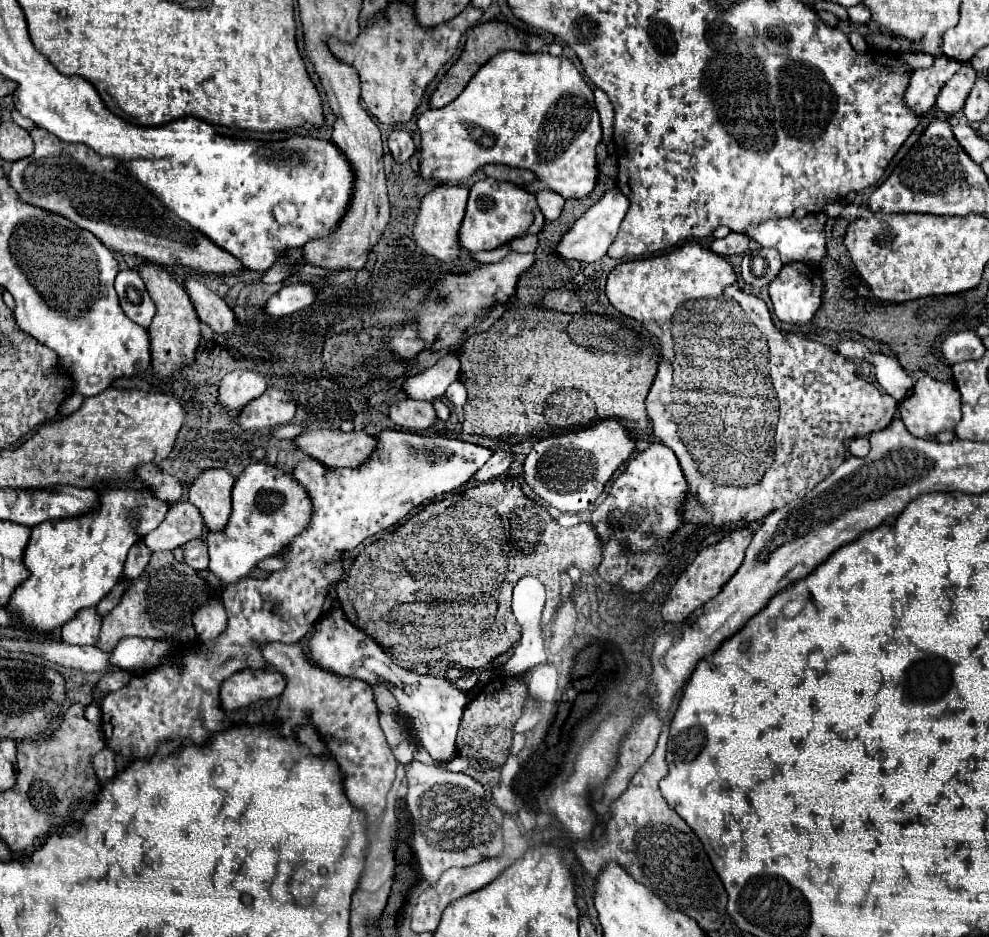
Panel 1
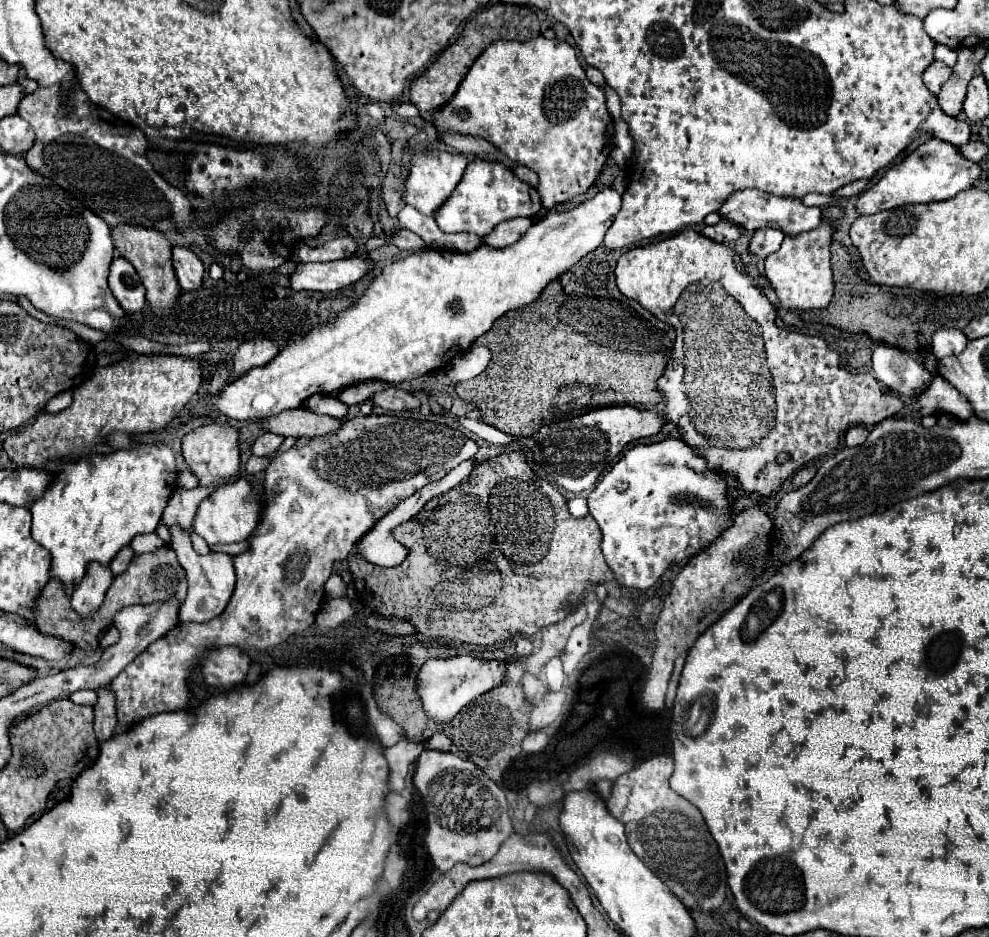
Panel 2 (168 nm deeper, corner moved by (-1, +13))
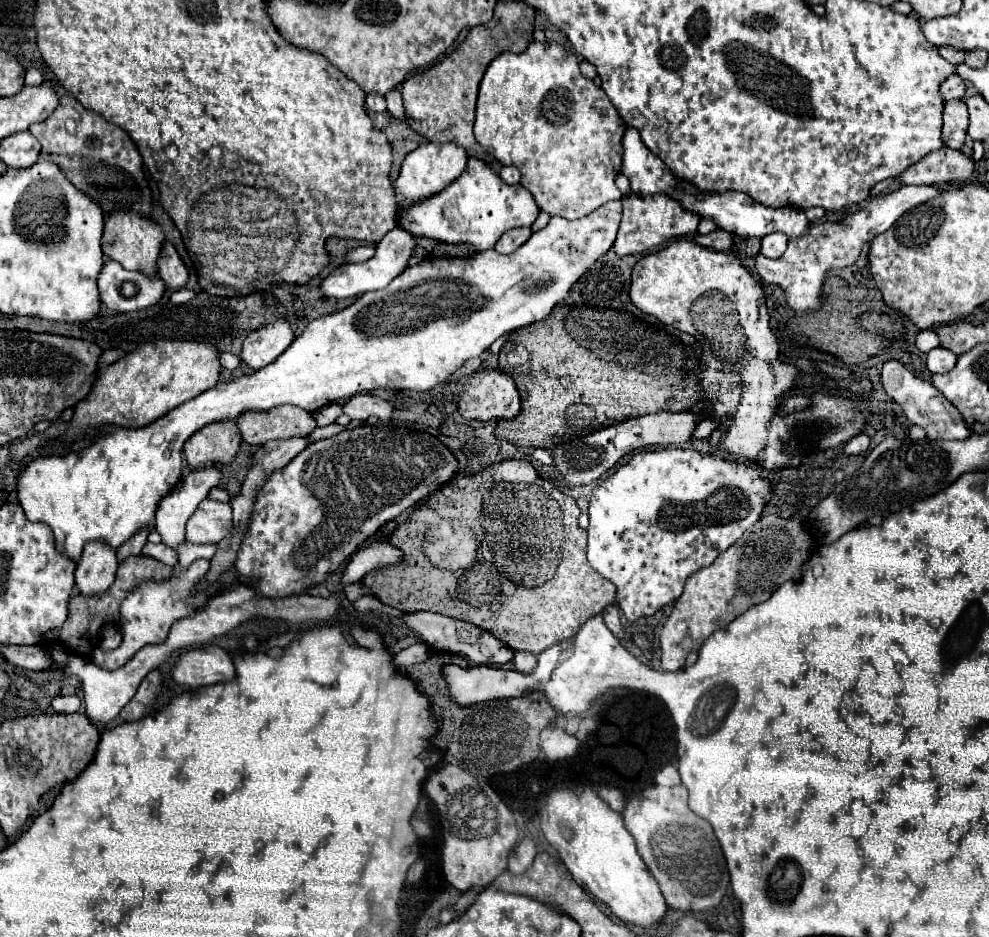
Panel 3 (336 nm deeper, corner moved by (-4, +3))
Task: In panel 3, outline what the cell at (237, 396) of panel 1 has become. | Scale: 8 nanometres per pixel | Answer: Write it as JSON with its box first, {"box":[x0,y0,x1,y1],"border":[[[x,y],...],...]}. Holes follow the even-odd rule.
{"box":[242,321,294,371],"border":[[[274,321],[256,331],[252,331],[242,347],[242,361],[252,369],[258,371],[272,363],[278,355],[282,355],[288,345],[294,341],[294,331],[288,321]]]}

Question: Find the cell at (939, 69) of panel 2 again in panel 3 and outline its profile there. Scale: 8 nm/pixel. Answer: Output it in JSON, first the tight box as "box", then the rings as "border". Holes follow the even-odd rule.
{"box":[940,75,966,101],"border":[[[950,75],[950,79],[946,79],[942,85],[940,85],[940,93],[946,101],[952,101],[952,99],[962,99],[964,93],[966,93],[966,81],[958,75]]]}

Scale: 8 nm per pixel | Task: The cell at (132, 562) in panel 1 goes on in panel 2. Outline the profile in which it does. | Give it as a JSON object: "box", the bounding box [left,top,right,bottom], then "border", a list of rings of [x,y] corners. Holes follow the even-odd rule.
{"box":[129,533,163,555],"border":[[[149,533],[149,535],[137,535],[137,537],[133,537],[129,547],[133,549],[135,555],[143,555],[143,553],[157,551],[161,545],[163,545],[161,537],[157,533]]]}

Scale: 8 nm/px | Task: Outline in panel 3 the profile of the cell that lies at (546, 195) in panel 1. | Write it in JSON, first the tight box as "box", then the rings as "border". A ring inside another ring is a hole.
{"box":[500,167,520,185],"border":[[[502,167],[500,177],[502,177],[502,181],[508,183],[508,185],[518,185],[518,183],[520,183],[520,171],[518,171],[516,167]]]}

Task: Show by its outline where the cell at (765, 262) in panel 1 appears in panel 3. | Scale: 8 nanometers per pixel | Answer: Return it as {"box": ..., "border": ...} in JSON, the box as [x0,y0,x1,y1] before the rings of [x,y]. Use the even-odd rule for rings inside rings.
{"box":[760,233,788,259],"border":[[[770,233],[770,235],[762,237],[762,249],[760,249],[760,253],[764,257],[778,259],[786,251],[786,245],[788,245],[788,237],[784,233]]]}

